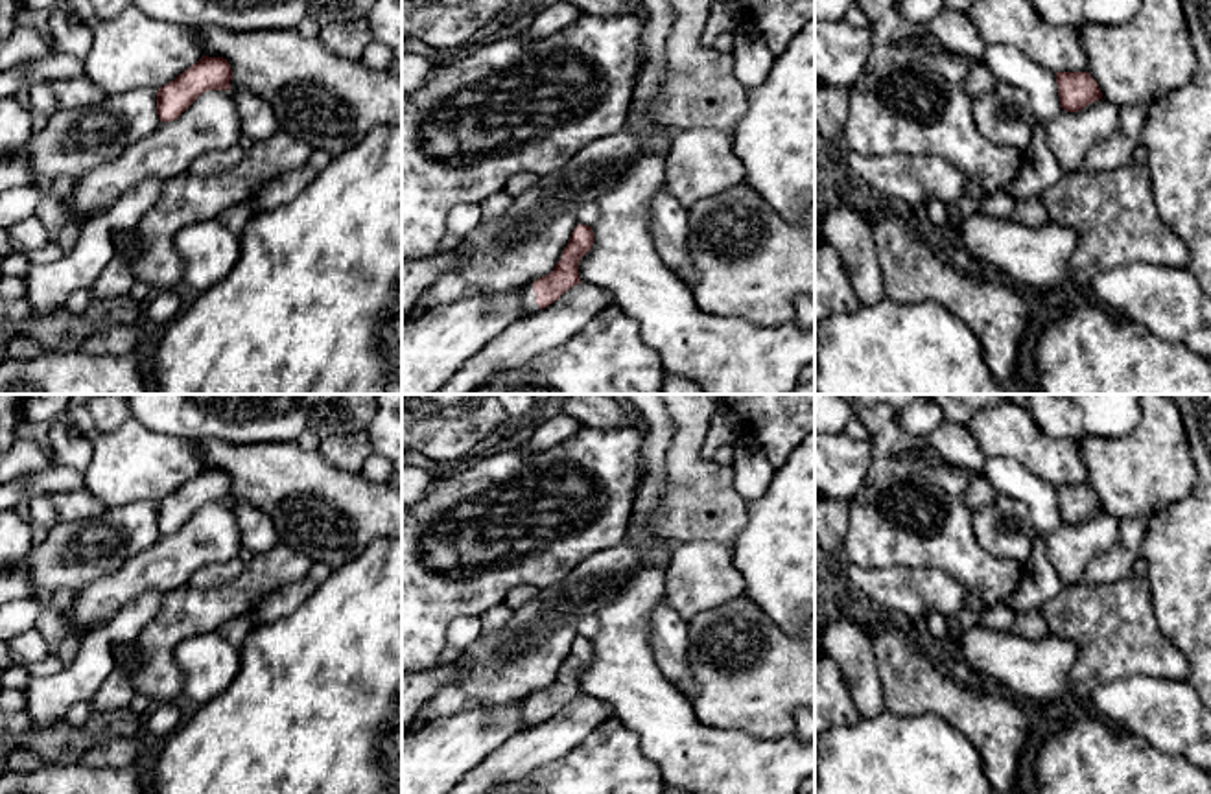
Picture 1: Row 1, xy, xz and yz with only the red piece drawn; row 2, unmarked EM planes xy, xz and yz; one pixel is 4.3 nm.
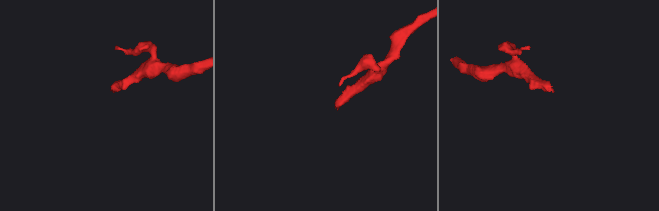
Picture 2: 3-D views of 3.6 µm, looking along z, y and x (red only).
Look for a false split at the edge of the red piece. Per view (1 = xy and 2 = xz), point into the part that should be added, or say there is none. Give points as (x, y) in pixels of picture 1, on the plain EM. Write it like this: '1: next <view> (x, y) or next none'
1: next none
2: next xz (528, 708)

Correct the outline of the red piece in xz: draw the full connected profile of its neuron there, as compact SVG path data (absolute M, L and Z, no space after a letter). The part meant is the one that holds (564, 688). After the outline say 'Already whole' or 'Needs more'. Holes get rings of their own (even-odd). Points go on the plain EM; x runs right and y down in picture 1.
M579 636L568 658L562 663L562 671L557 674L555 682L525 698L522 704L522 718L525 728L533 728L538 722L547 720L558 713L570 700L581 696L579 672L592 661L594 645L592 639Z. Needs more

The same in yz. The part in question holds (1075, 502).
M1056 485L1060 521L1078 525L1093 514L1102 512L1102 505L1089 485Z. Already whole

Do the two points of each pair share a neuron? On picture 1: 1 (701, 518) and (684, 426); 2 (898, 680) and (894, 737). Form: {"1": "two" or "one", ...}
{"1": "one", "2": "two"}

